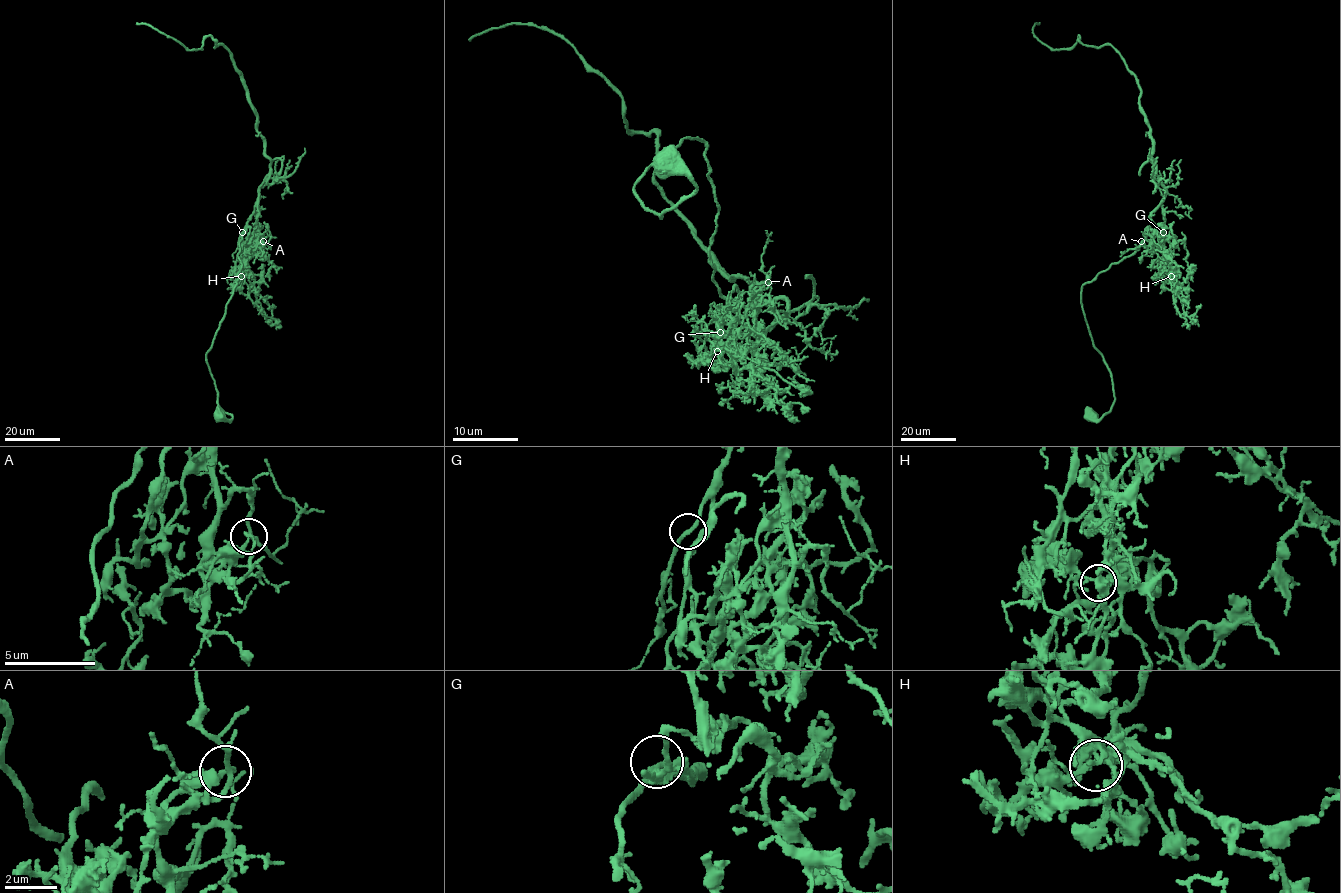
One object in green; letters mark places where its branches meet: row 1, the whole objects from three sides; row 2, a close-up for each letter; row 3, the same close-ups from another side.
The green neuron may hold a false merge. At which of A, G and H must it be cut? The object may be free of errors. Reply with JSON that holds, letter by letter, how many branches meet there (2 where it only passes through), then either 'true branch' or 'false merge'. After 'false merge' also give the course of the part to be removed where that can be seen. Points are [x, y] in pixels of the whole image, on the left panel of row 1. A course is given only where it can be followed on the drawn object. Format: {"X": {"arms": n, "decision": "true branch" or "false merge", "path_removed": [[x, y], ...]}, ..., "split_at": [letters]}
{"A": {"arms": 2, "decision": "false merge", "path_removed": [[263, 241], [255, 245], [257, 199], [270, 160], [232, 54], [210, 36], [188, 49], [136, 23]]}, "G": {"arms": 2, "decision": "true branch"}, "H": {"arms": 3, "decision": "true branch"}, "split_at": ["A"]}

